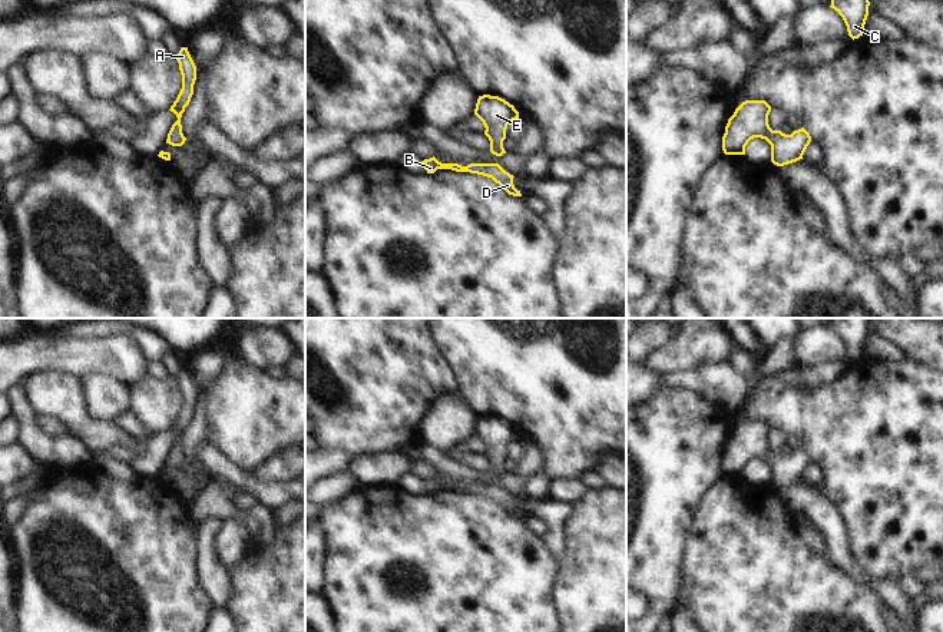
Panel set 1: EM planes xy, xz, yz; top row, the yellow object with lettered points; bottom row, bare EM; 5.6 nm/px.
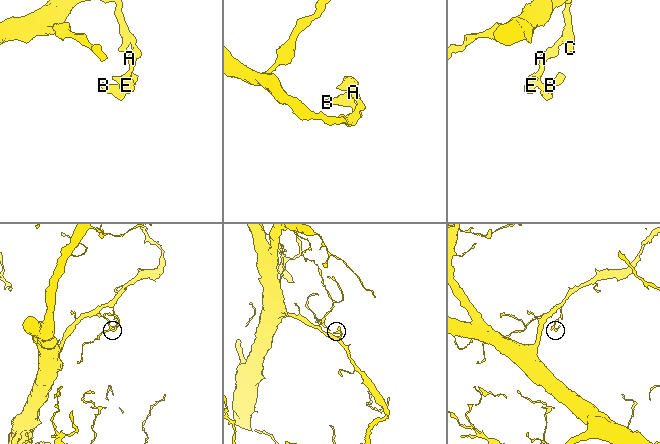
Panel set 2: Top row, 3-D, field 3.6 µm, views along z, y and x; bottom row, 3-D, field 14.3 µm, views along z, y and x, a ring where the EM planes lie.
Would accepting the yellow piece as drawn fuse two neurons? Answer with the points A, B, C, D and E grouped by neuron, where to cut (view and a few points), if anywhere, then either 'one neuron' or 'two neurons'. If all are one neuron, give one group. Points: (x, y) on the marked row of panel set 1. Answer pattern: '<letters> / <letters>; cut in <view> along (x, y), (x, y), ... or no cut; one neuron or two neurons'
A B C D E; no cut; one neuron

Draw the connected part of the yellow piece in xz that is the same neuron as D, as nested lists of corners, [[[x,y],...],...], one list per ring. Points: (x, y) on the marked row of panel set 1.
[[[434,156],[423,161],[427,173],[434,173],[437,169],[451,169],[456,172],[470,172],[492,178],[499,183],[509,195],[522,196],[513,185],[513,175],[506,172],[499,163],[470,163],[461,166],[459,163],[441,163]]]

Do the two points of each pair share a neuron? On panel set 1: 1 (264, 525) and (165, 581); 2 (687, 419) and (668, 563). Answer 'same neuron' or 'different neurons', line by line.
1: different neurons
2: same neuron

